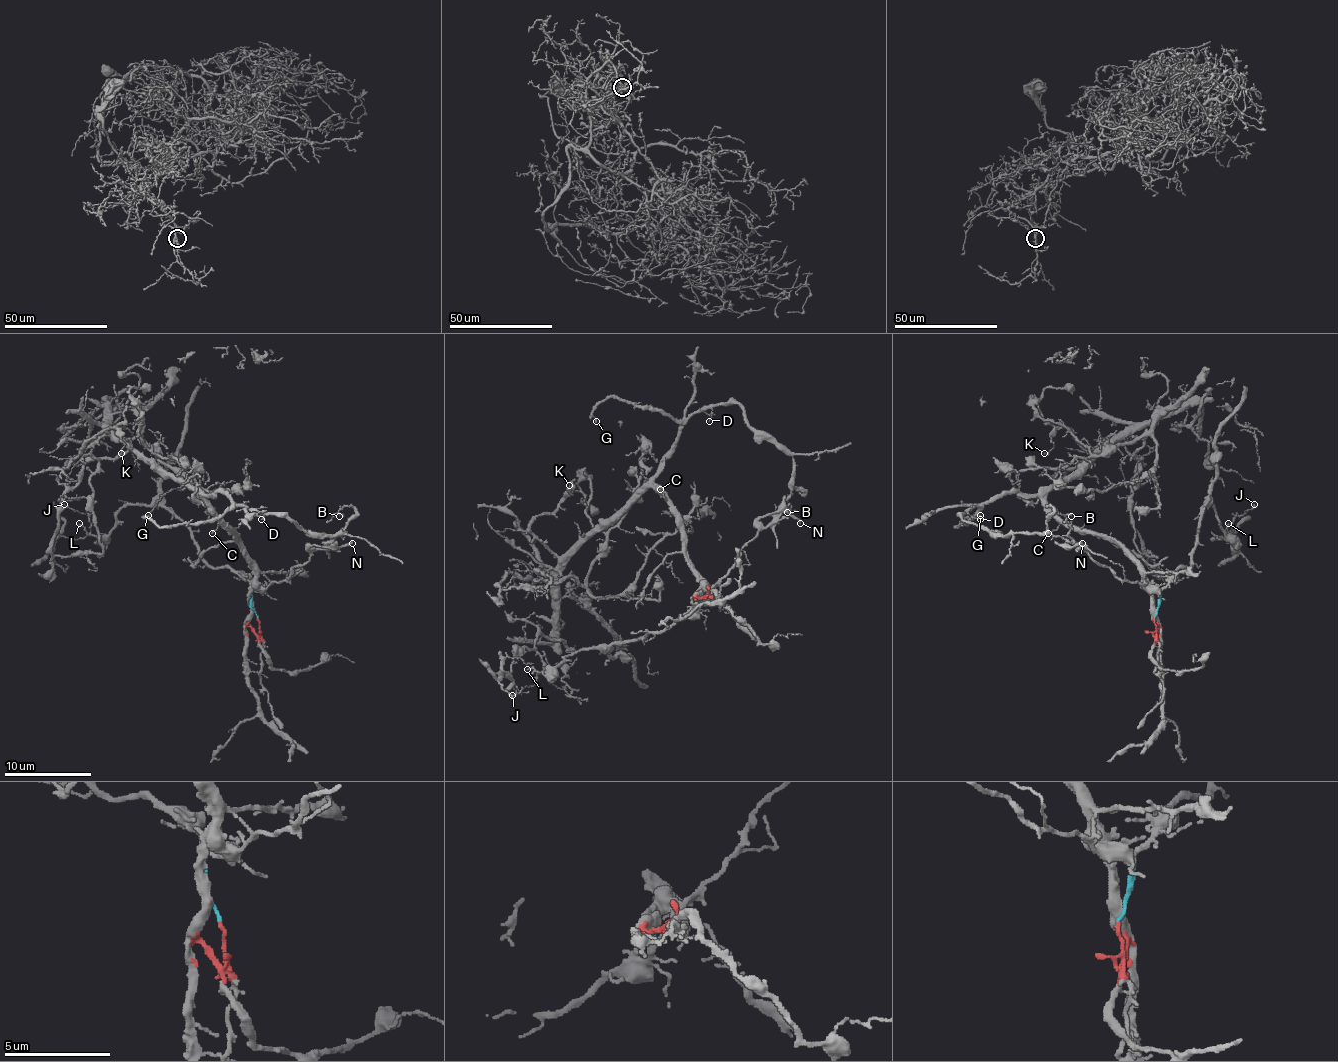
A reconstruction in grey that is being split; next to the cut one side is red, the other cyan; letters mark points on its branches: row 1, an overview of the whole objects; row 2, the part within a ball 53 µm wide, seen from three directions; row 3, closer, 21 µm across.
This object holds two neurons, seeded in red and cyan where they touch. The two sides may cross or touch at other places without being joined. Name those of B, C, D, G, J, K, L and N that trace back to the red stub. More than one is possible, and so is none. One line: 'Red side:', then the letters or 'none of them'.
Red side: B, C, D, G, K

